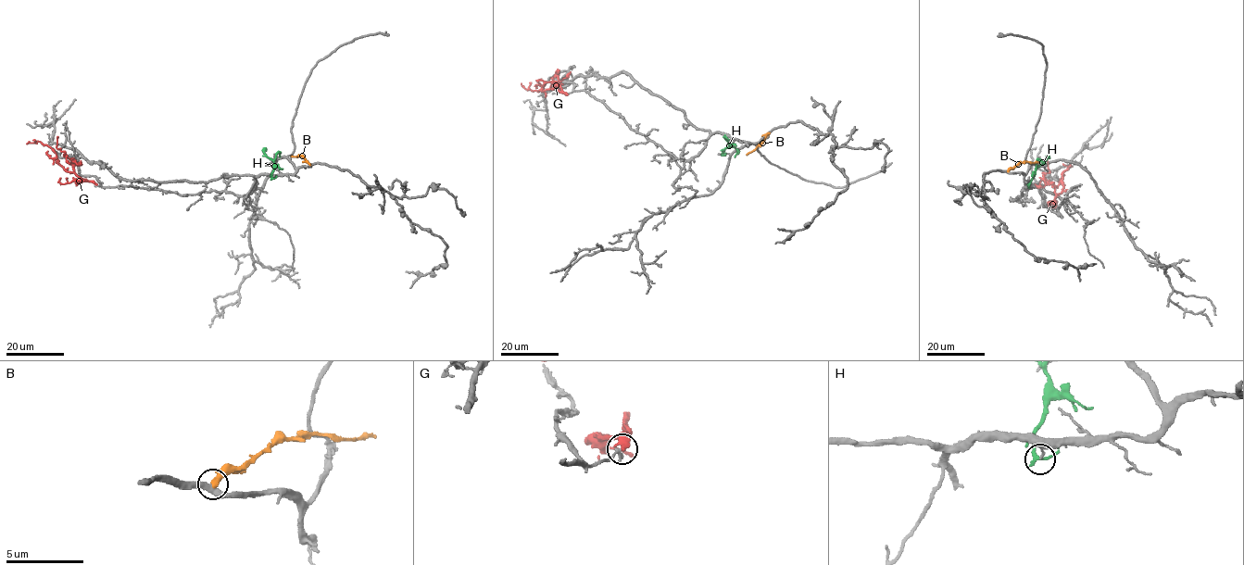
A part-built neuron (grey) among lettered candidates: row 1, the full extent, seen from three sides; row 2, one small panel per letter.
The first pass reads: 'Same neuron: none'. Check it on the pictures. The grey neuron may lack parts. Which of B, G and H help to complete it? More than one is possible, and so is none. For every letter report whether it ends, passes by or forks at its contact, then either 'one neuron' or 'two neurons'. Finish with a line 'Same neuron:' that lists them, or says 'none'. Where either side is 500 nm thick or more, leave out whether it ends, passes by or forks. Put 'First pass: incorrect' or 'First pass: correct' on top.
First pass: correct
B: it ends; two neurons
G: it ends; two neurons
H: it passes by; two neurons
Same neuron: none

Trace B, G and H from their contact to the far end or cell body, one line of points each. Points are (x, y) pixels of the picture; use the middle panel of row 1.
B: (770, 132), (747, 155)
G: (566, 94), (553, 88), (530, 90), (521, 82)
H: (725, 137), (731, 145), (725, 147), (722, 156)

